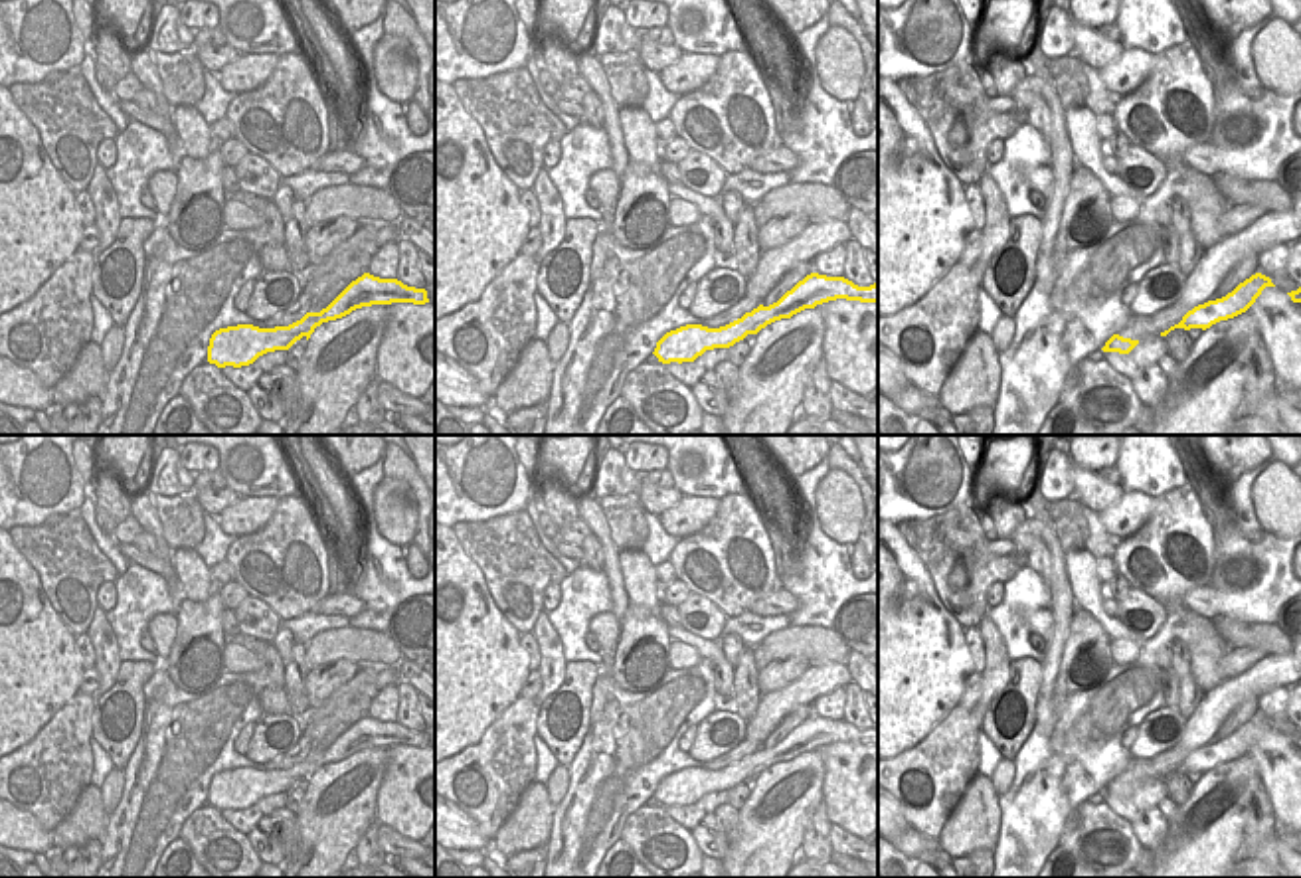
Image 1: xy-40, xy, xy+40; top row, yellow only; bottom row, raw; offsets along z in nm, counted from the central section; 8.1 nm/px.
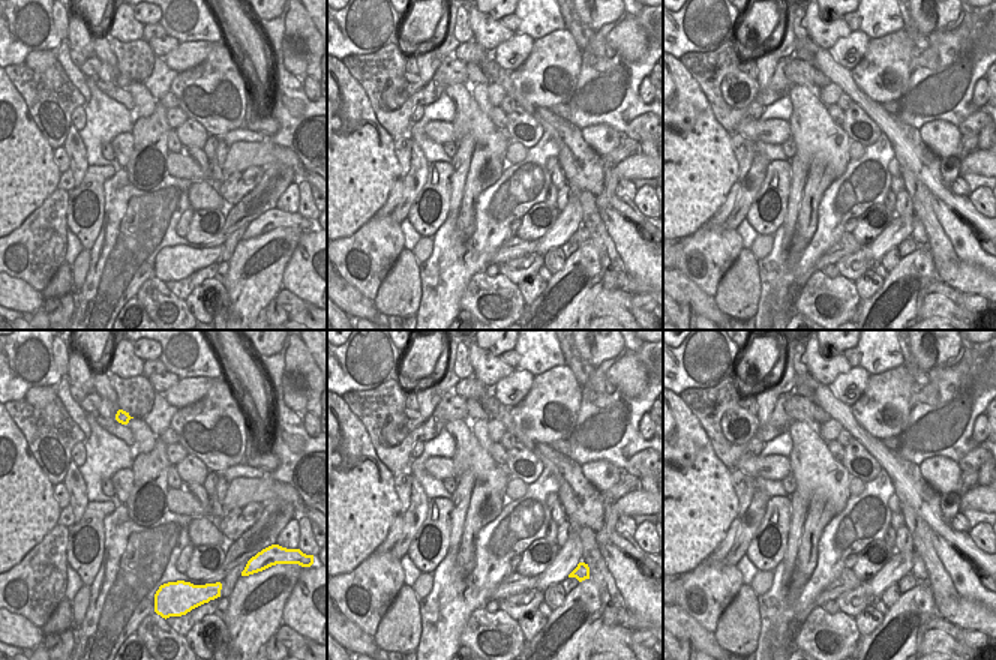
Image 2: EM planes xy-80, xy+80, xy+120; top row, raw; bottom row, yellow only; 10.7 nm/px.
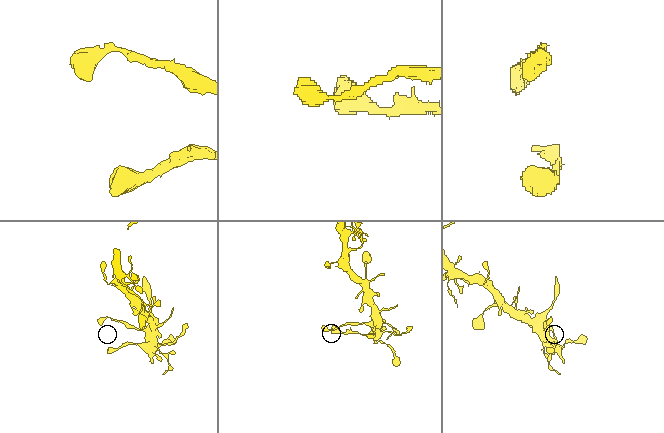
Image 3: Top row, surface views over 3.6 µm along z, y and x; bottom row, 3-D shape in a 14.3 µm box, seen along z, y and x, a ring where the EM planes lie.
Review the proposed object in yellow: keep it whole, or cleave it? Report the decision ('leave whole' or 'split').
leave whole

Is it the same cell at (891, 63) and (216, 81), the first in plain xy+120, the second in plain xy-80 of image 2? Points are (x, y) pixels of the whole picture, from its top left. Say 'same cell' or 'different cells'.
same cell

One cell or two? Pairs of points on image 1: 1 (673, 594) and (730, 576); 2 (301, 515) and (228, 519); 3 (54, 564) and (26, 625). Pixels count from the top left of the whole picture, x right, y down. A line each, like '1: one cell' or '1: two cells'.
1: two cells
2: two cells
3: two cells

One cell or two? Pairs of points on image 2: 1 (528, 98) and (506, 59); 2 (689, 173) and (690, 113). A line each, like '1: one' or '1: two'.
1: two
2: one

